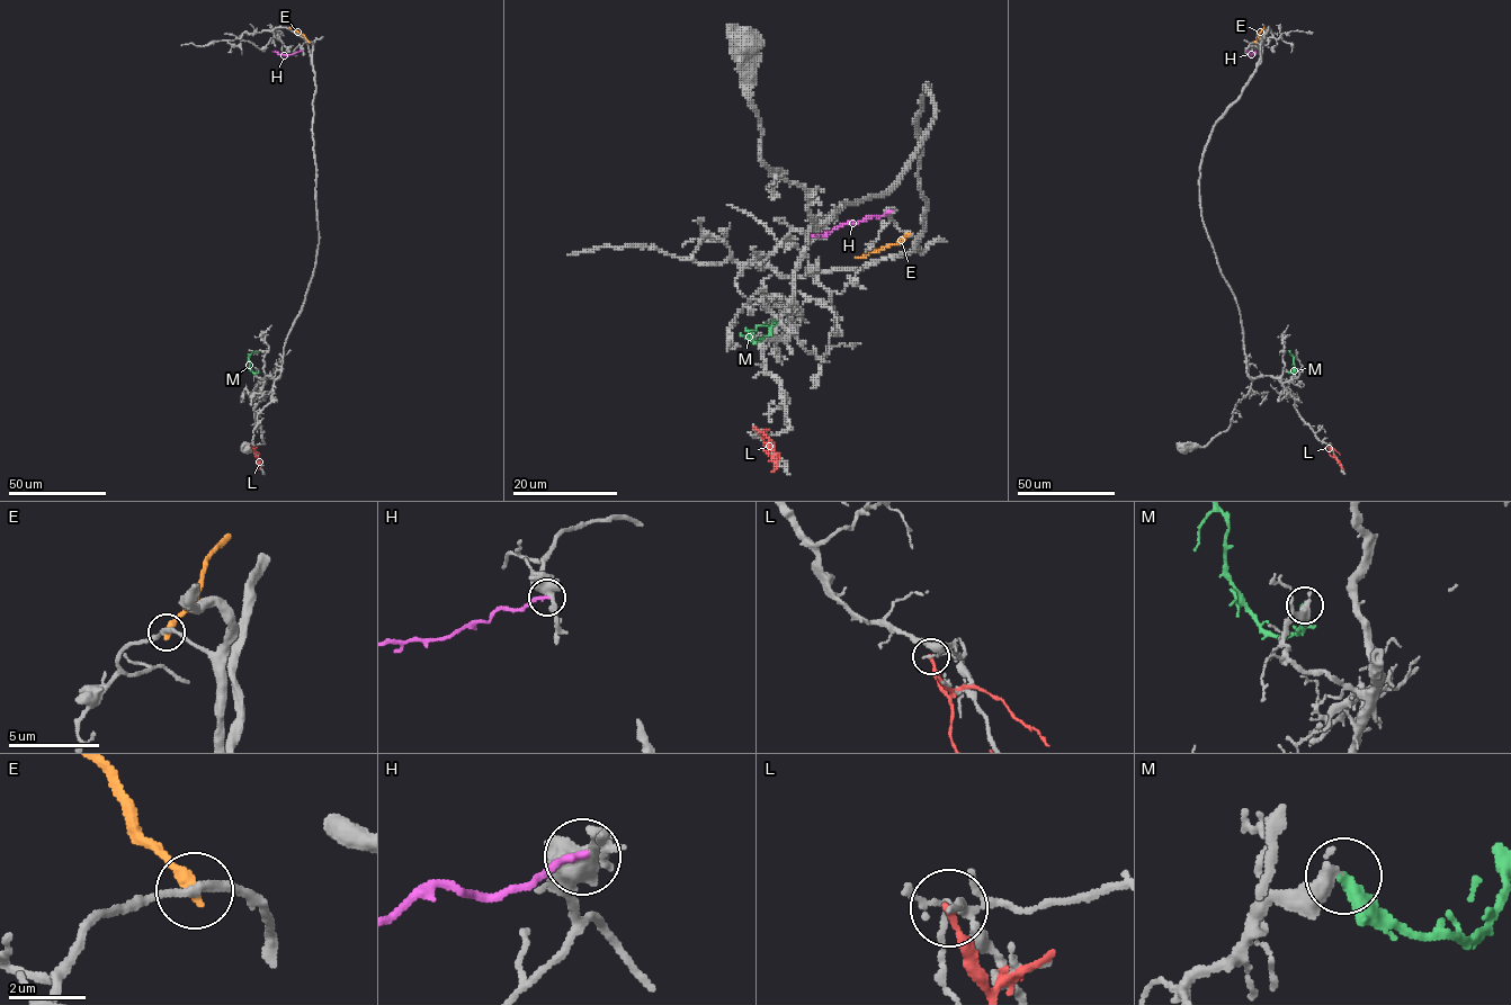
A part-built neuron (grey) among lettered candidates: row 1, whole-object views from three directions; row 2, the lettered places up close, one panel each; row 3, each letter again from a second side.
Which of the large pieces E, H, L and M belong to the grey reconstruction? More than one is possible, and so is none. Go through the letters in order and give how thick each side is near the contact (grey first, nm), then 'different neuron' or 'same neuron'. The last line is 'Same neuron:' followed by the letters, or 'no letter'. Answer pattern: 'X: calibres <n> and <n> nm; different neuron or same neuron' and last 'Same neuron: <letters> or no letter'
E: calibres 220 and 360 nm; different neuron
H: calibres 550 and 200 nm; different neuron
L: calibres 150 and 180 nm; different neuron
M: calibres 440 and 360 nm; same neuron
Same neuron: M

